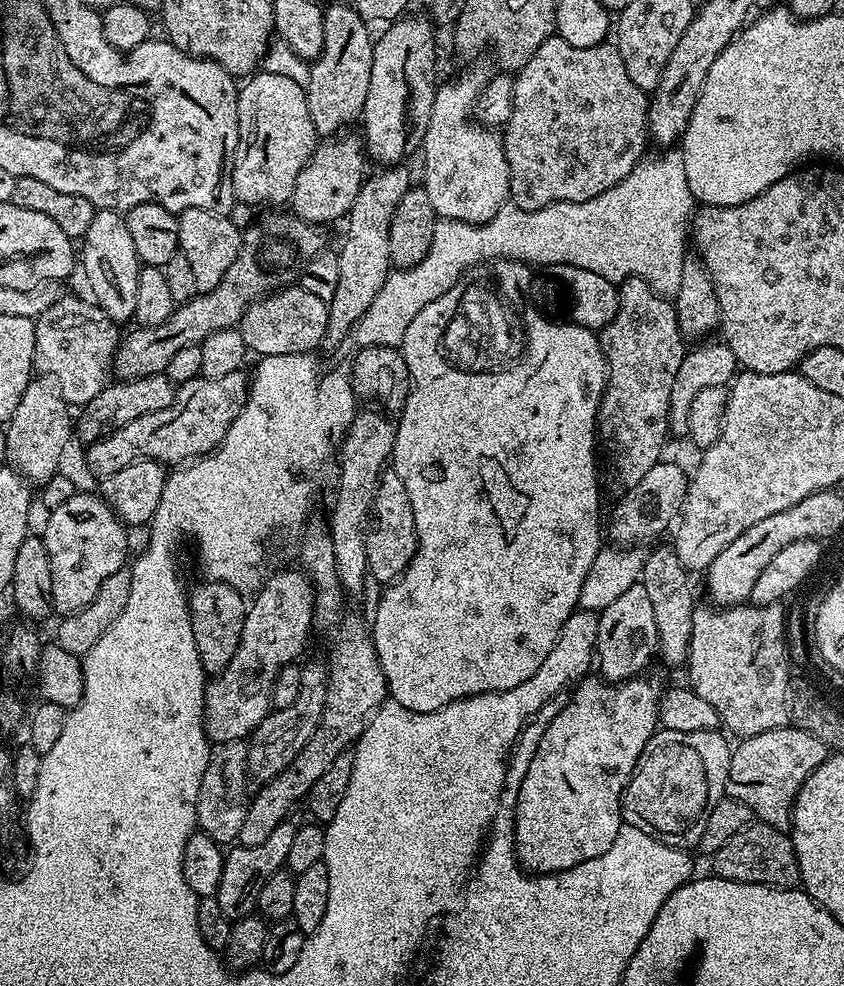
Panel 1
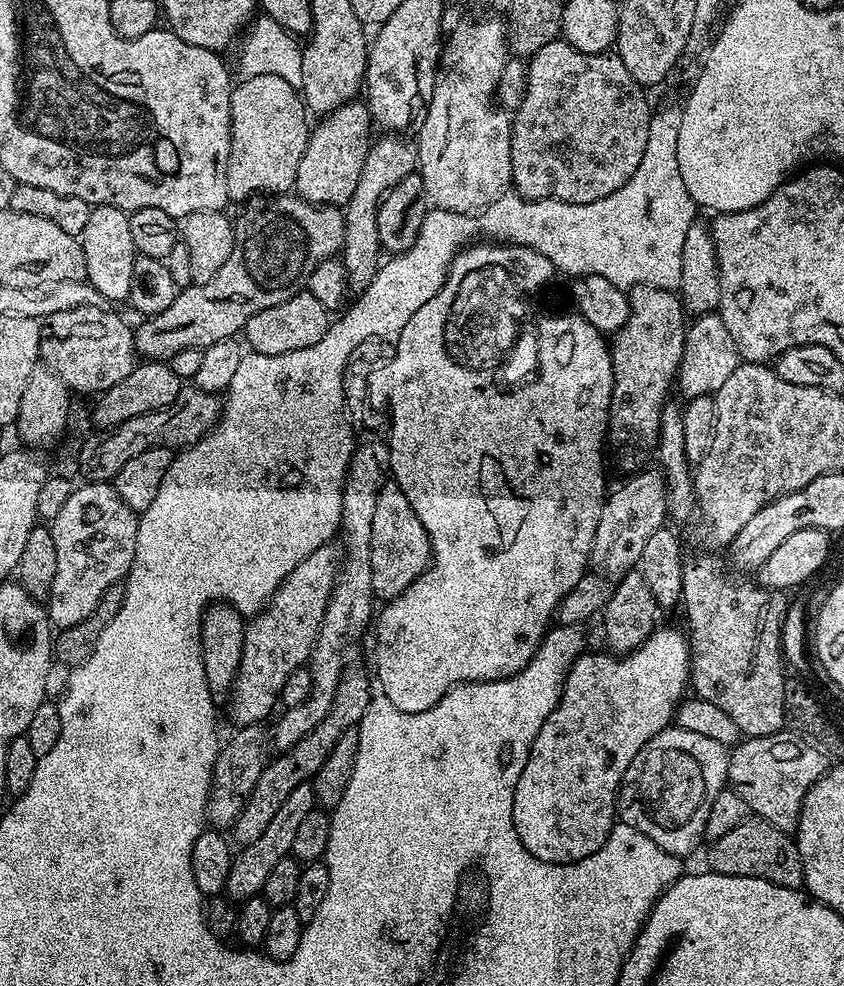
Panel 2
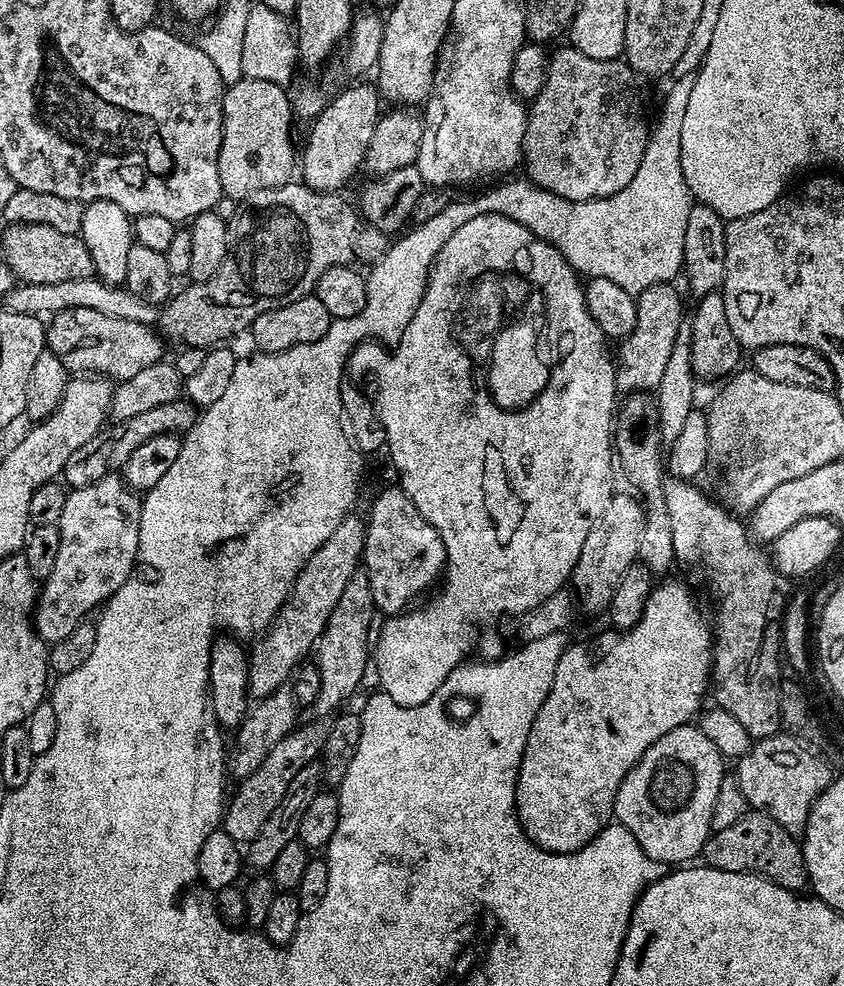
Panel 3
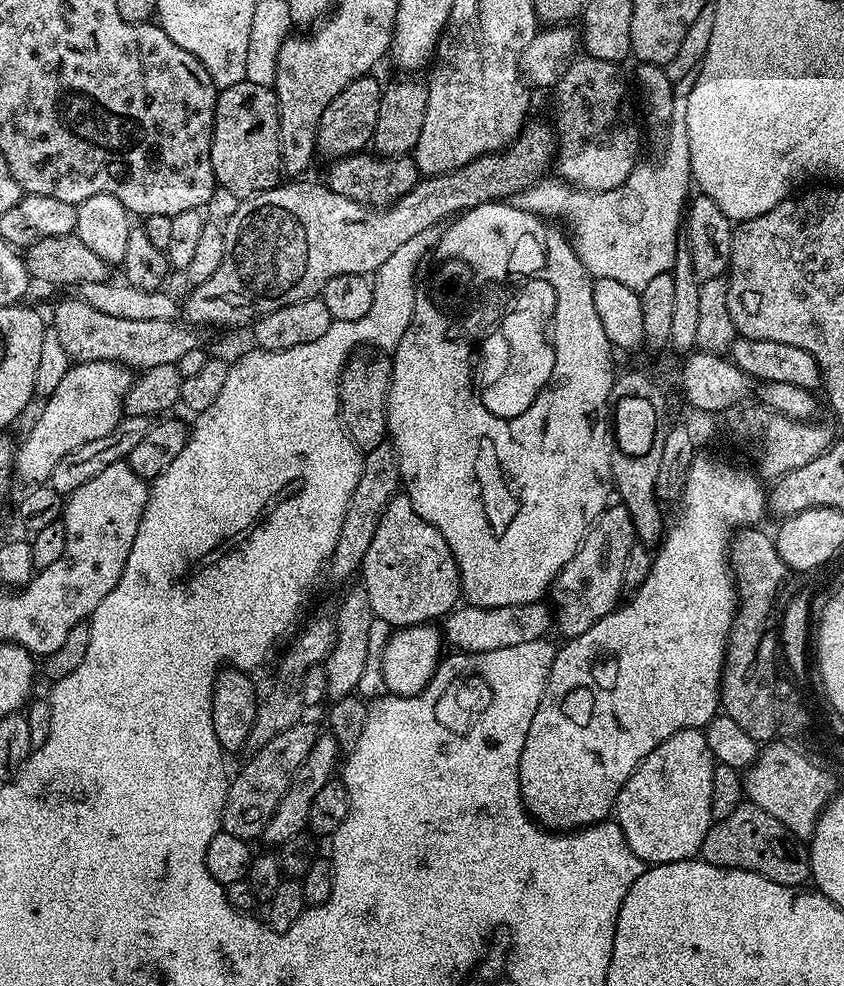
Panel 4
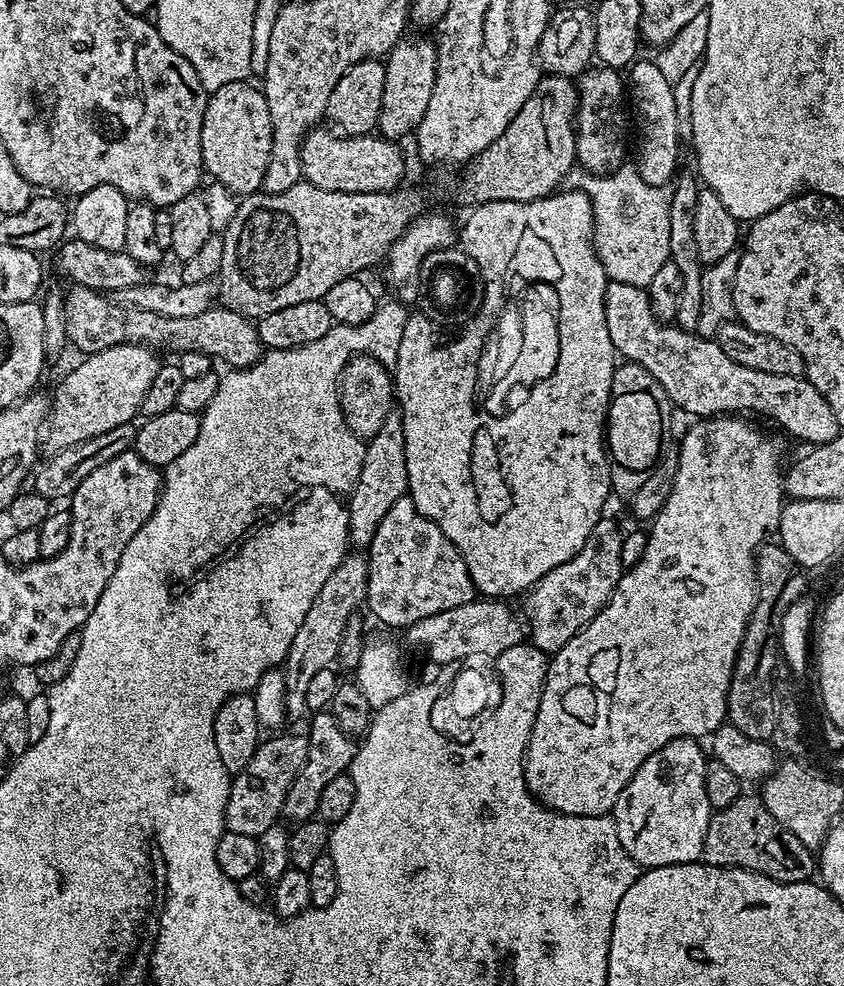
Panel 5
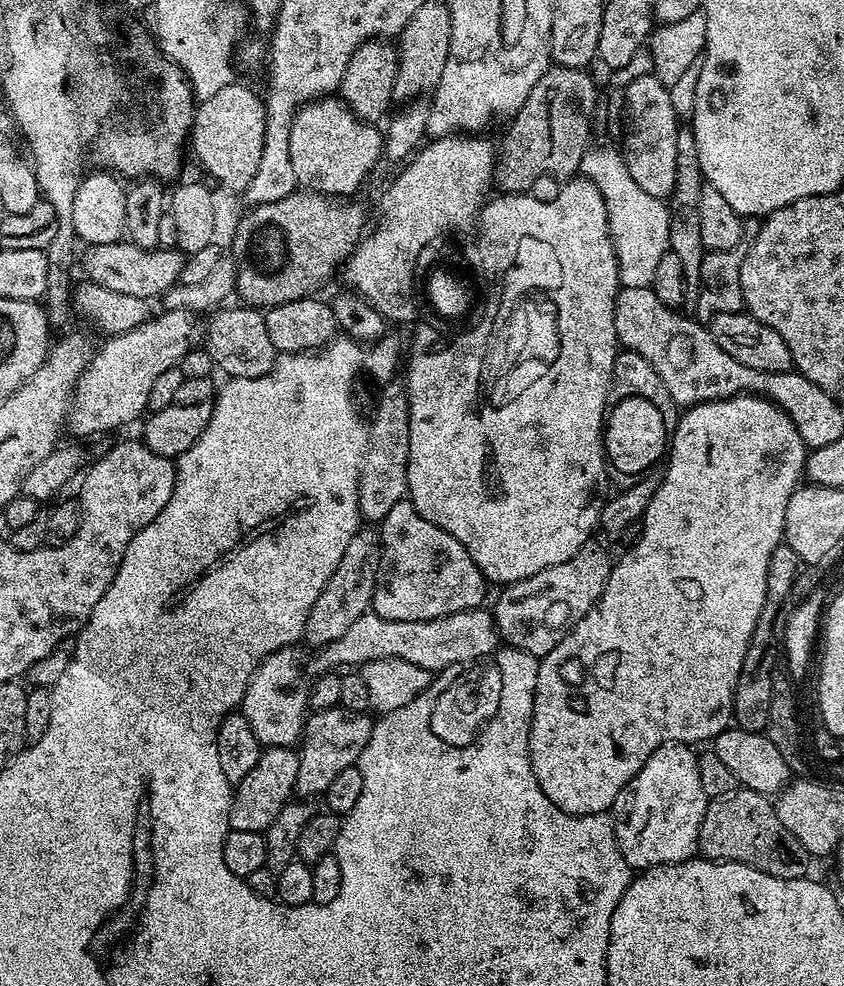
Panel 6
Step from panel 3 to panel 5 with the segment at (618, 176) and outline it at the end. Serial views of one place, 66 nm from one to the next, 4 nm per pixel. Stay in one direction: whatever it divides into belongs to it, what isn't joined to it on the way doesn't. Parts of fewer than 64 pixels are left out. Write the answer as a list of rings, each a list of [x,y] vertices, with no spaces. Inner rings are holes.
[[[592,66],[587,70],[580,73],[578,77],[578,107],[576,109],[576,118],[575,118],[575,126],[576,126],[576,158],[579,164],[579,167],[582,169],[589,168],[587,171],[592,174],[607,174],[609,172],[616,171],[617,168],[621,167],[625,163],[624,160],[624,151],[627,148],[630,148],[630,140],[628,144],[628,128],[630,132],[630,124],[629,124],[630,116],[626,111],[626,80],[623,75],[617,69],[614,68],[605,68],[603,66]]]

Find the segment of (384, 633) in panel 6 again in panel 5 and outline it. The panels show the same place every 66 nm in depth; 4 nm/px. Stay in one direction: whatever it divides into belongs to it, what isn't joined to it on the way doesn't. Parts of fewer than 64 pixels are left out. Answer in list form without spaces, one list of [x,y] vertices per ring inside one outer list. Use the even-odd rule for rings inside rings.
[[[477,598],[454,610],[442,610],[442,614],[430,614],[422,622],[414,622],[406,629],[408,640],[421,648],[436,666],[466,658],[491,658],[525,643],[526,624],[512,608],[507,608],[500,598]]]

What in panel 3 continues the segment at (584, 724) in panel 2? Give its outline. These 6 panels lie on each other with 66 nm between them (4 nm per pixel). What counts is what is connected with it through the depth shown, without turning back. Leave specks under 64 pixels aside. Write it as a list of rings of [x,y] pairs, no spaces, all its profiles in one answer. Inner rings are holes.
[[[672,580],[669,584],[657,583],[653,587],[652,592],[648,596],[646,602],[646,610],[642,610],[642,618],[638,618],[638,622],[633,628],[626,628],[623,630],[611,630],[612,632],[604,632],[601,636],[596,636],[593,640],[584,640],[581,644],[576,642],[569,643],[567,650],[562,654],[562,658],[558,658],[558,666],[554,670],[554,682],[550,686],[550,694],[546,694],[546,702],[542,702],[542,706],[538,710],[538,714],[534,718],[534,726],[530,730],[530,734],[526,738],[526,750],[522,754],[522,762],[520,763],[520,771],[516,774],[516,813],[520,819],[520,824],[524,828],[524,832],[528,835],[539,848],[544,848],[547,852],[577,852],[582,846],[586,846],[594,837],[600,833],[601,828],[609,823],[610,817],[613,815],[616,807],[616,795],[618,794],[618,786],[626,778],[626,774],[634,765],[640,761],[642,754],[646,754],[646,750],[650,746],[654,746],[654,742],[658,742],[658,738],[662,734],[670,734],[670,730],[674,730],[678,726],[695,721],[698,713],[701,711],[704,696],[706,700],[706,693],[710,688],[710,673],[712,670],[712,645],[714,643],[714,628],[706,617],[700,613],[700,608],[696,605],[696,600],[692,597],[692,592],[684,584],[679,584],[678,581]]]

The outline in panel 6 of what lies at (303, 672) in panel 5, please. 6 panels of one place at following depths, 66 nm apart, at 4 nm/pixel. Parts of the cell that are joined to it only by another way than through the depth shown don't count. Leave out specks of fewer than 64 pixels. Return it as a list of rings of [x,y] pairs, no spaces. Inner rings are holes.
[[[361,527],[350,538],[346,551],[342,553],[342,562],[338,562],[338,570],[330,574],[330,582],[322,586],[322,594],[318,594],[318,602],[310,609],[310,618],[306,618],[303,639],[319,650],[324,645],[342,638],[346,630],[350,630],[353,622],[358,622],[362,614],[369,612],[372,599],[376,593],[376,579],[380,573],[380,534],[375,527]]]

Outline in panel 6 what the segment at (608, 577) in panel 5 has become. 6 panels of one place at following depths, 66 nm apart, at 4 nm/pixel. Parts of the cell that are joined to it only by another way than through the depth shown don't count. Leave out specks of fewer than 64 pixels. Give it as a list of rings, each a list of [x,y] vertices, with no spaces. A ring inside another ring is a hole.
[[[589,542],[582,550],[578,550],[578,554],[574,554],[574,558],[558,566],[550,566],[530,578],[509,584],[501,591],[504,593],[496,600],[494,615],[500,639],[507,647],[517,648],[528,652],[531,656],[543,658],[546,654],[550,654],[550,650],[554,650],[554,646],[562,642],[564,635],[572,631],[572,627],[600,601],[602,590],[612,573],[614,556],[611,556],[606,549],[595,548],[594,545],[595,543]]]

